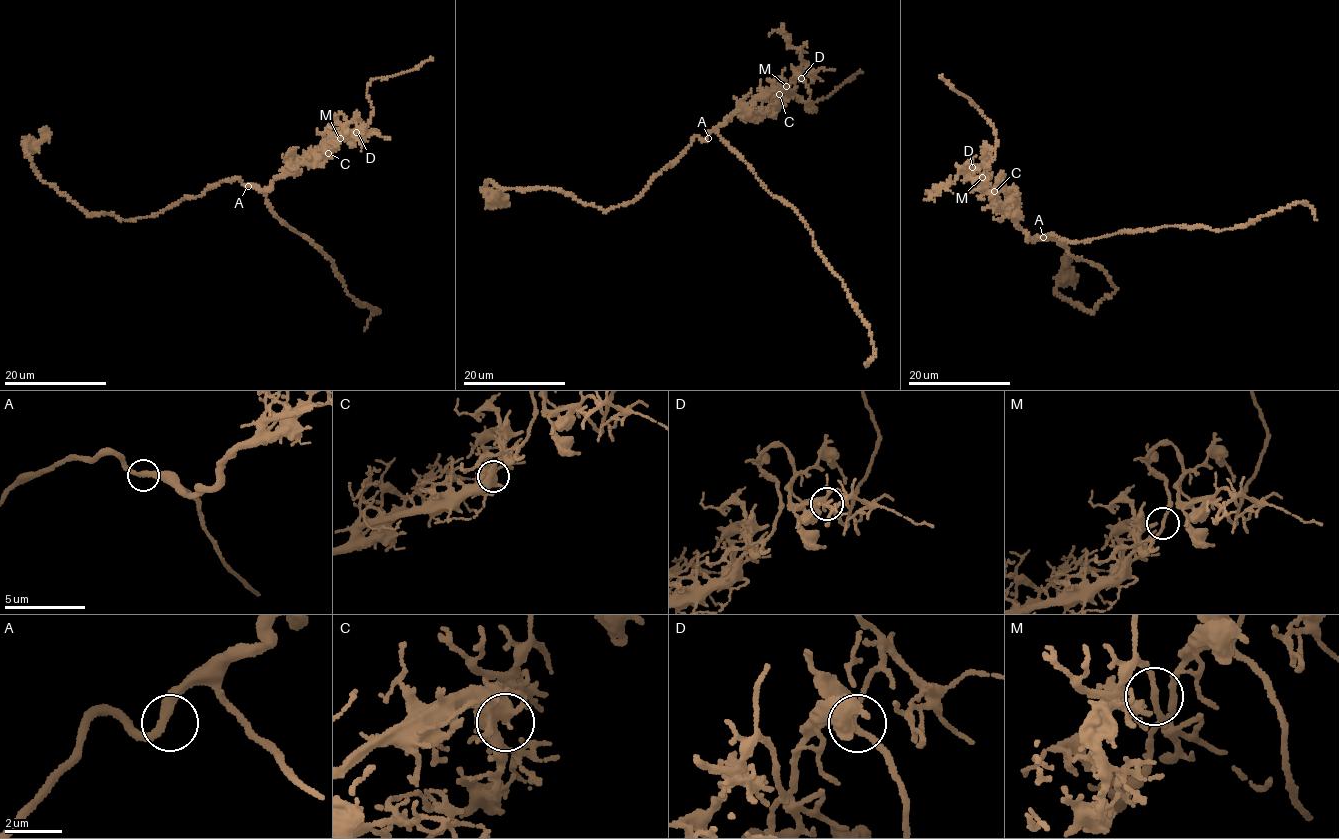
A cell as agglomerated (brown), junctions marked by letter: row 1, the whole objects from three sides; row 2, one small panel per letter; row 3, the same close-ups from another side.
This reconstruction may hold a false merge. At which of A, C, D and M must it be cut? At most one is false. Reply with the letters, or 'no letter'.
M

